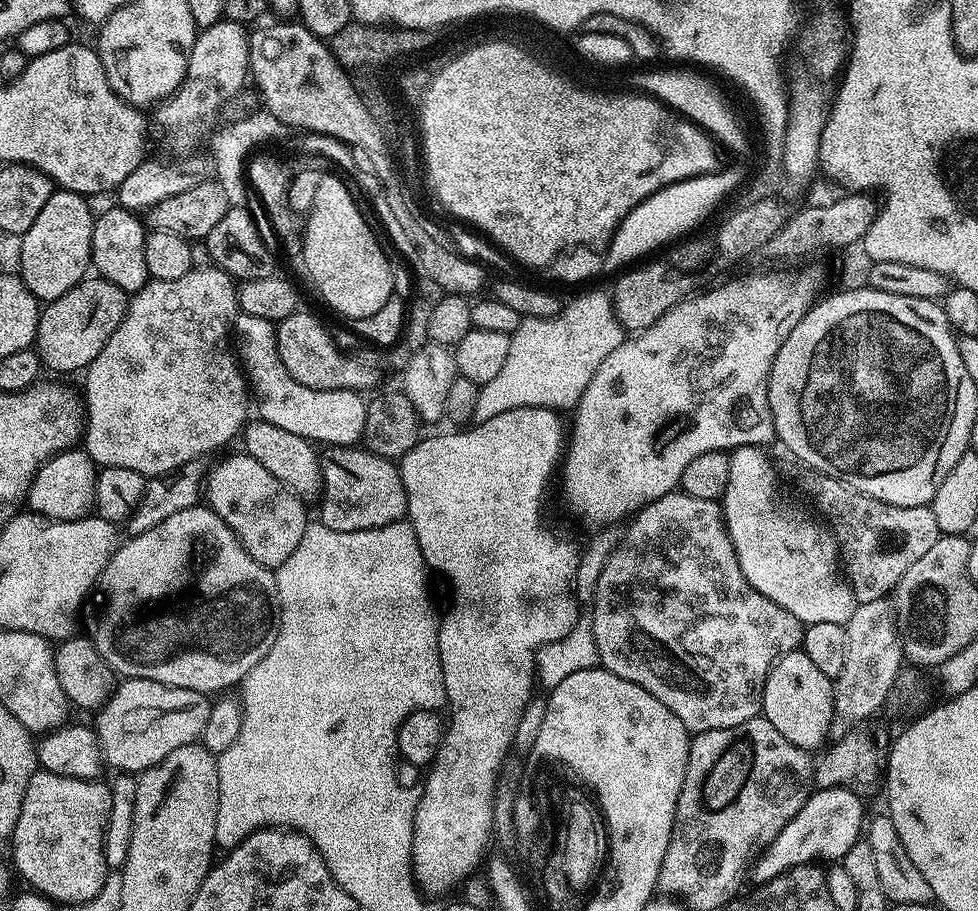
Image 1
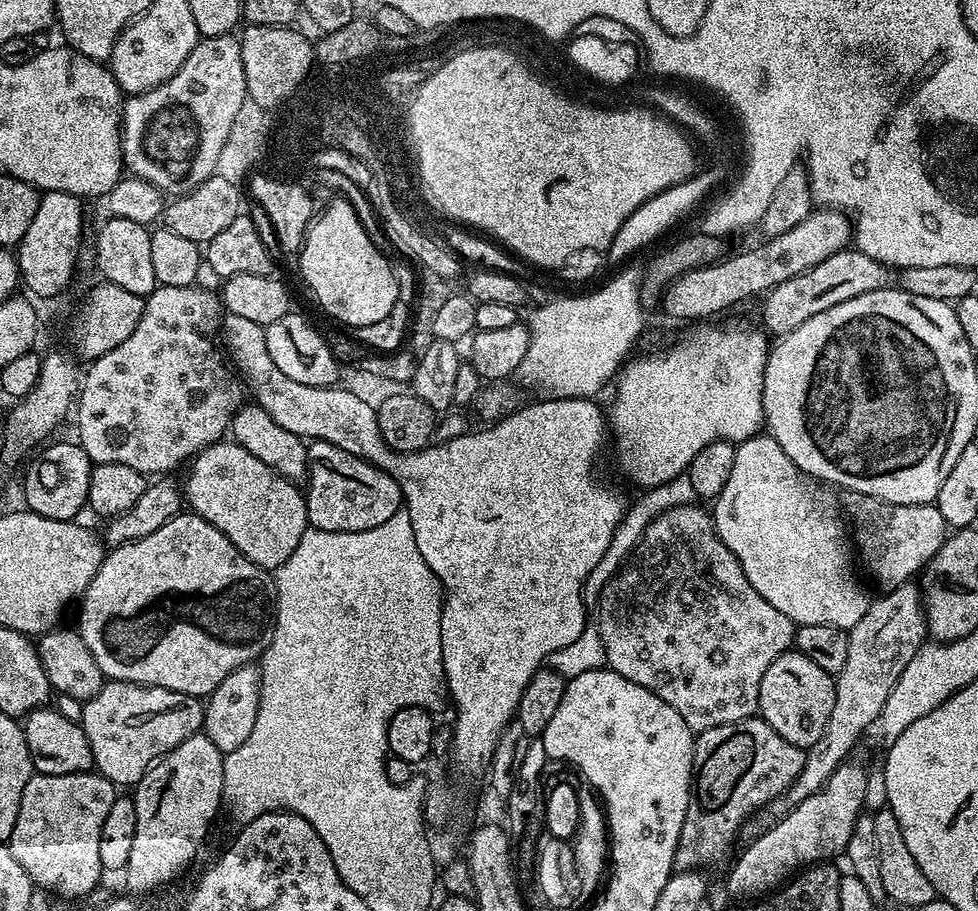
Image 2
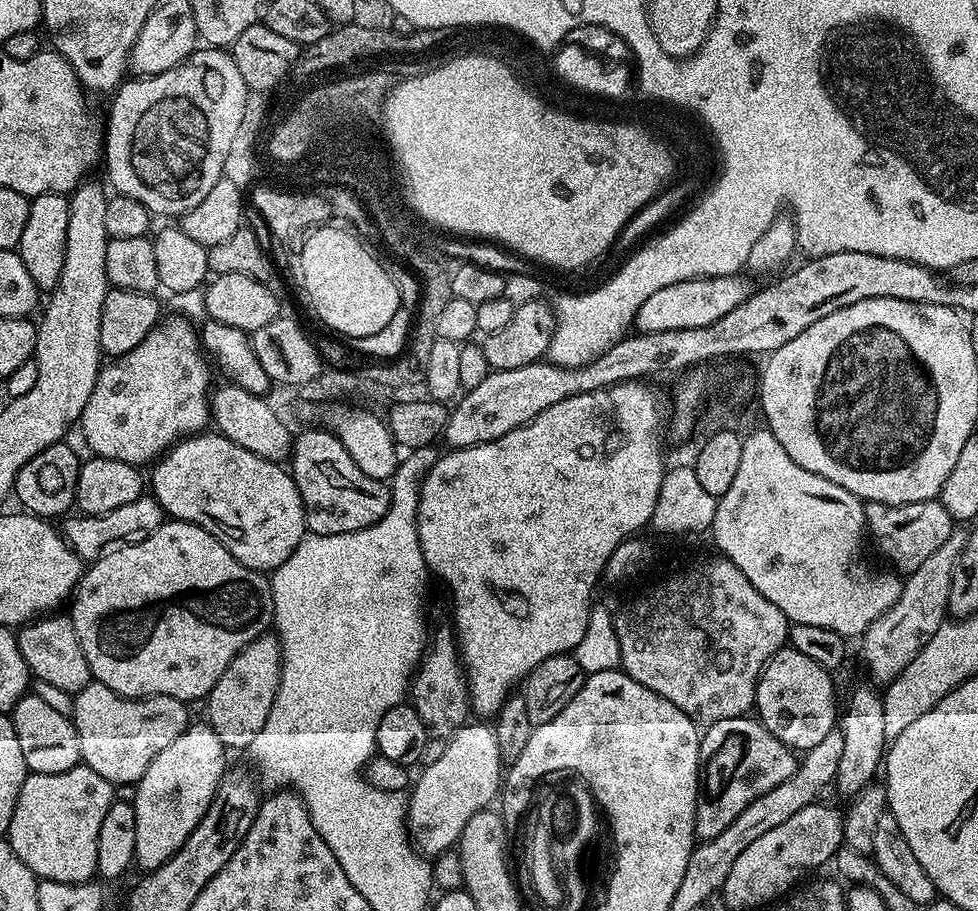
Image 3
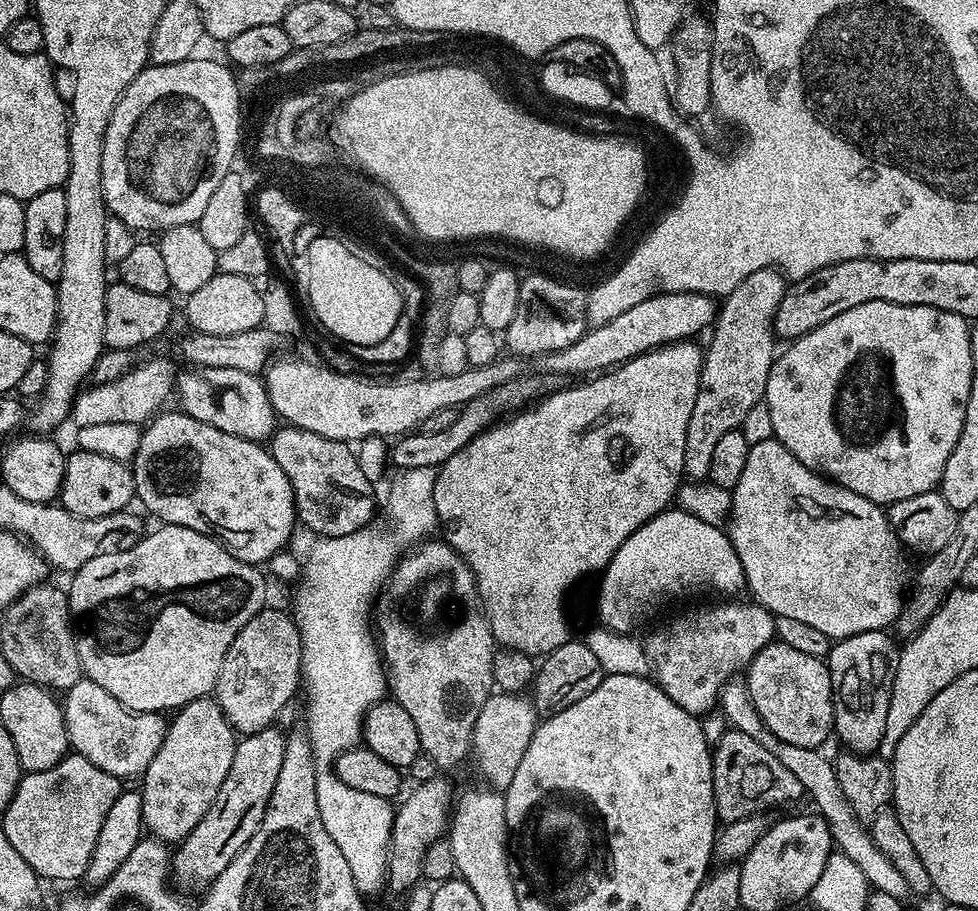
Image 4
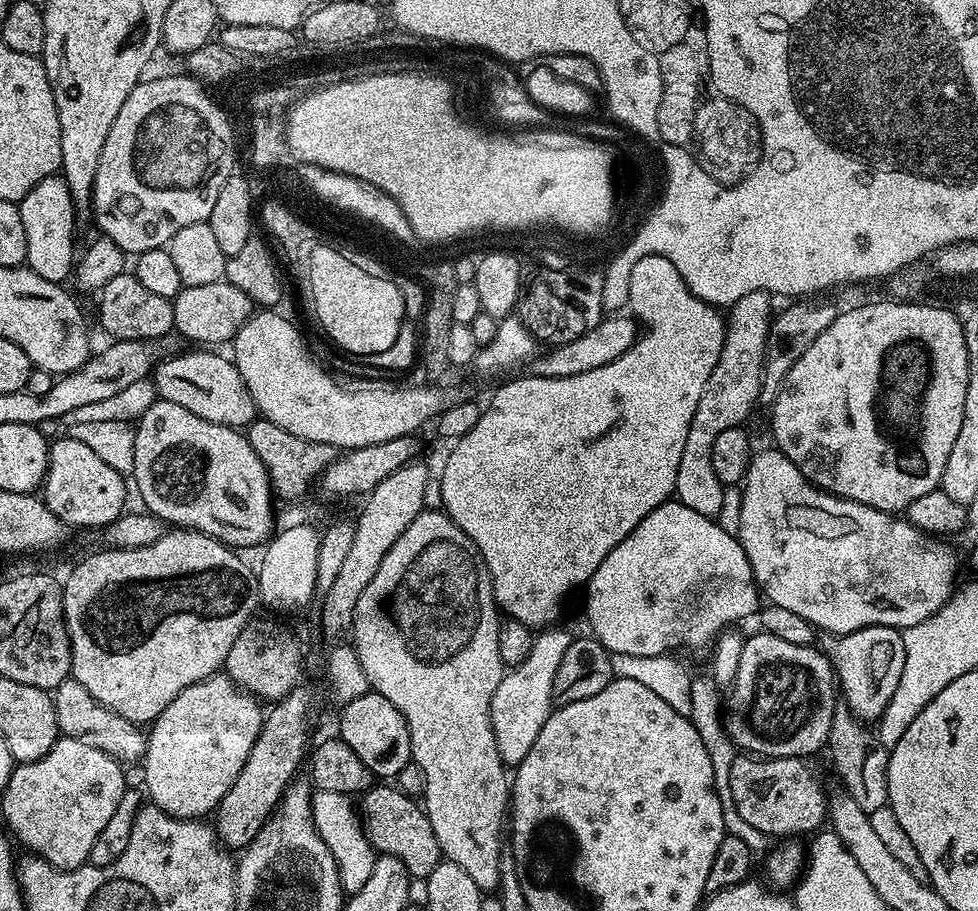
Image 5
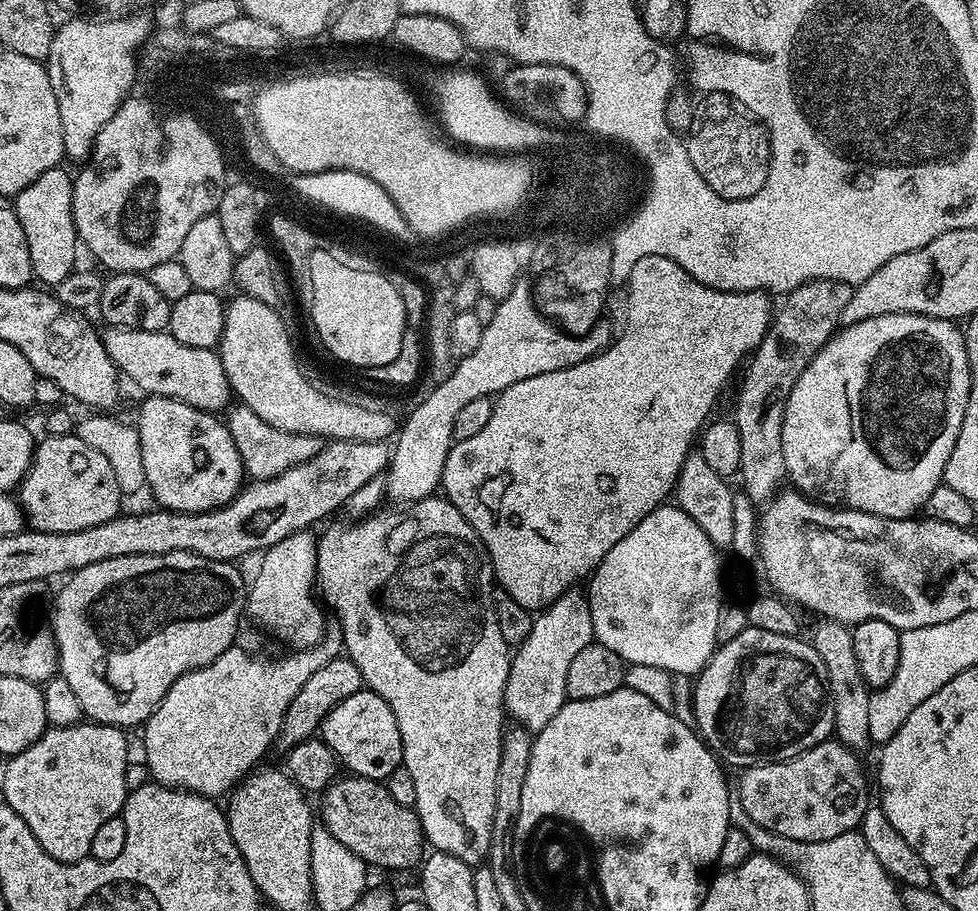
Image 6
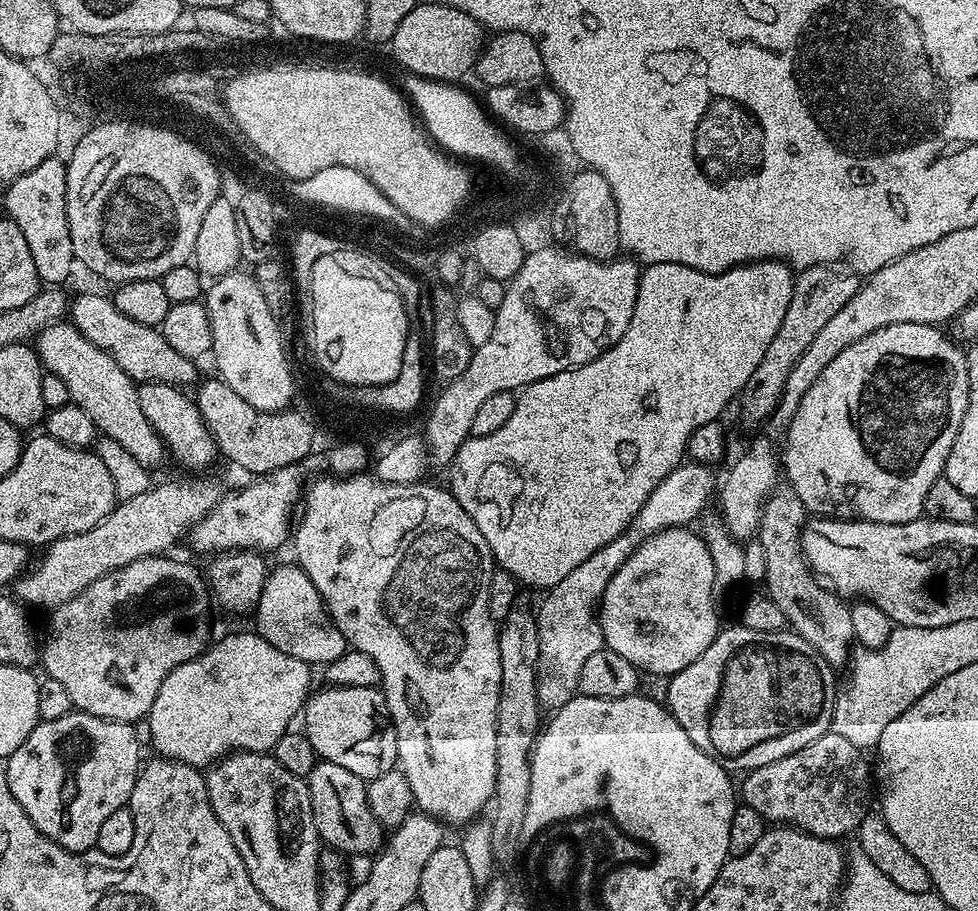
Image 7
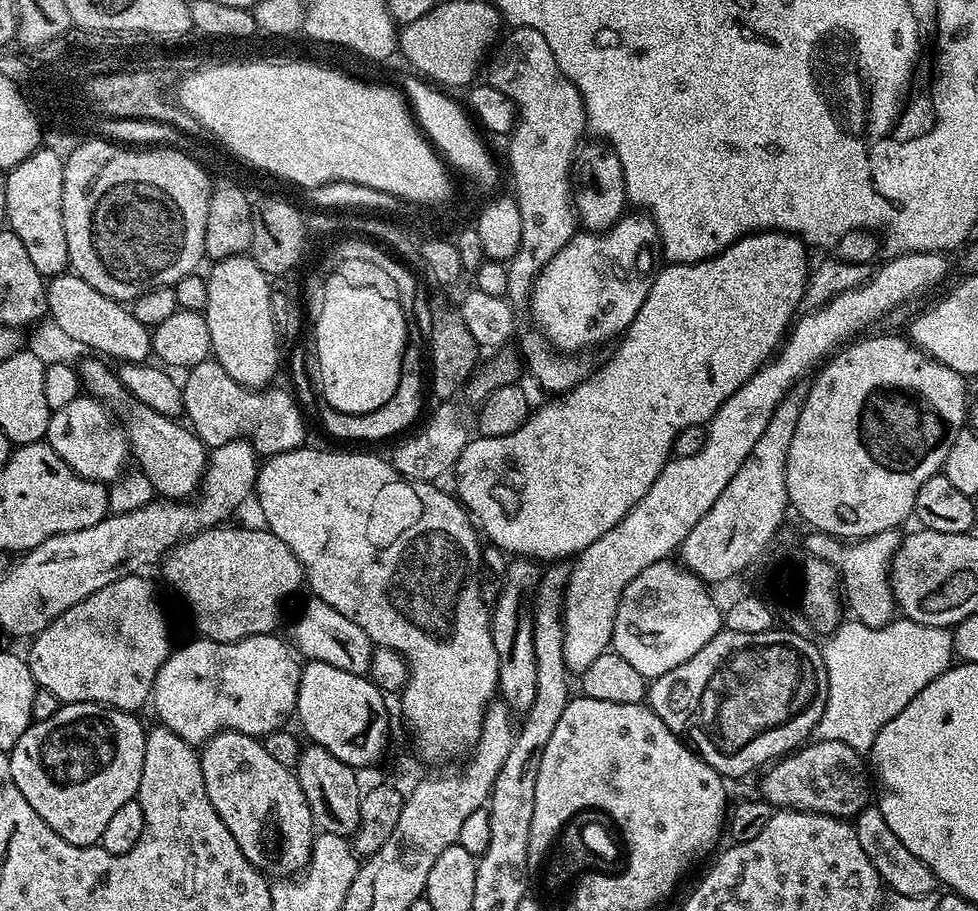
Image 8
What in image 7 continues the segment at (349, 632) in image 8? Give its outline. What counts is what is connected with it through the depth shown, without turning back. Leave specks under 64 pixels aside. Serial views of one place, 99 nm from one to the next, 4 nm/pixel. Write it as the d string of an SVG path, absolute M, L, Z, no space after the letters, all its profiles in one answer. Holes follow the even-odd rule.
M295 562L280 564L269 571L254 609L255 616L254 631L266 638L273 653L298 658L310 666L327 666L350 648L336 623L328 617L324 599L318 594L314 582L310 582Z

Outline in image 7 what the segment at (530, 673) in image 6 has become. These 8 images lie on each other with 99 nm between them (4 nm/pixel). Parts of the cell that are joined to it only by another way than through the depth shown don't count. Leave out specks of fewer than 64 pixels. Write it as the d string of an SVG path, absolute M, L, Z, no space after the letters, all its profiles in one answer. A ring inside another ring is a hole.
M681 463L680 467L675 468L670 474L666 474L666 478L662 478L658 482L658 486L654 486L650 498L646 498L642 510L638 510L638 514L632 519L630 526L622 535L614 538L614 542L606 542L606 546L602 546L602 550L590 554L590 558L586 558L586 562L581 562L580 565L574 566L574 570L570 570L570 574L566 574L566 578L562 578L562 582L558 582L558 586L547 589L545 596L548 597L541 602L540 612L538 608L535 613L536 625L538 626L536 697L545 709L555 710L560 708L566 702L570 702L573 696L577 695L582 666L586 666L586 662L590 659L590 654L599 652L601 648L605 647L604 635L600 629L598 605L600 599L604 597L604 591L610 582L610 578L614 578L614 574L622 566L622 562L626 562L626 558L630 558L633 550L647 536L658 534L663 528L679 528L691 525L693 523L691 520L694 519L693 521L695 521L705 511L703 508L707 504L708 498L711 494L713 497L714 494L712 472L713 469L707 464Z

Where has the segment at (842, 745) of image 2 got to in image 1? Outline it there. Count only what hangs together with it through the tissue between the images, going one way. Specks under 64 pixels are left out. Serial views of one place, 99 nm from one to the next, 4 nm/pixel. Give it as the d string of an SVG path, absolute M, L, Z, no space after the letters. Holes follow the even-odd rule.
M887 599L857 604L852 617L844 625L846 630L846 663L842 674L832 685L834 698L834 720L837 725L858 726L872 716L888 698L902 675L900 663L906 657L900 647L895 617ZM870 716L870 717L867 717Z

